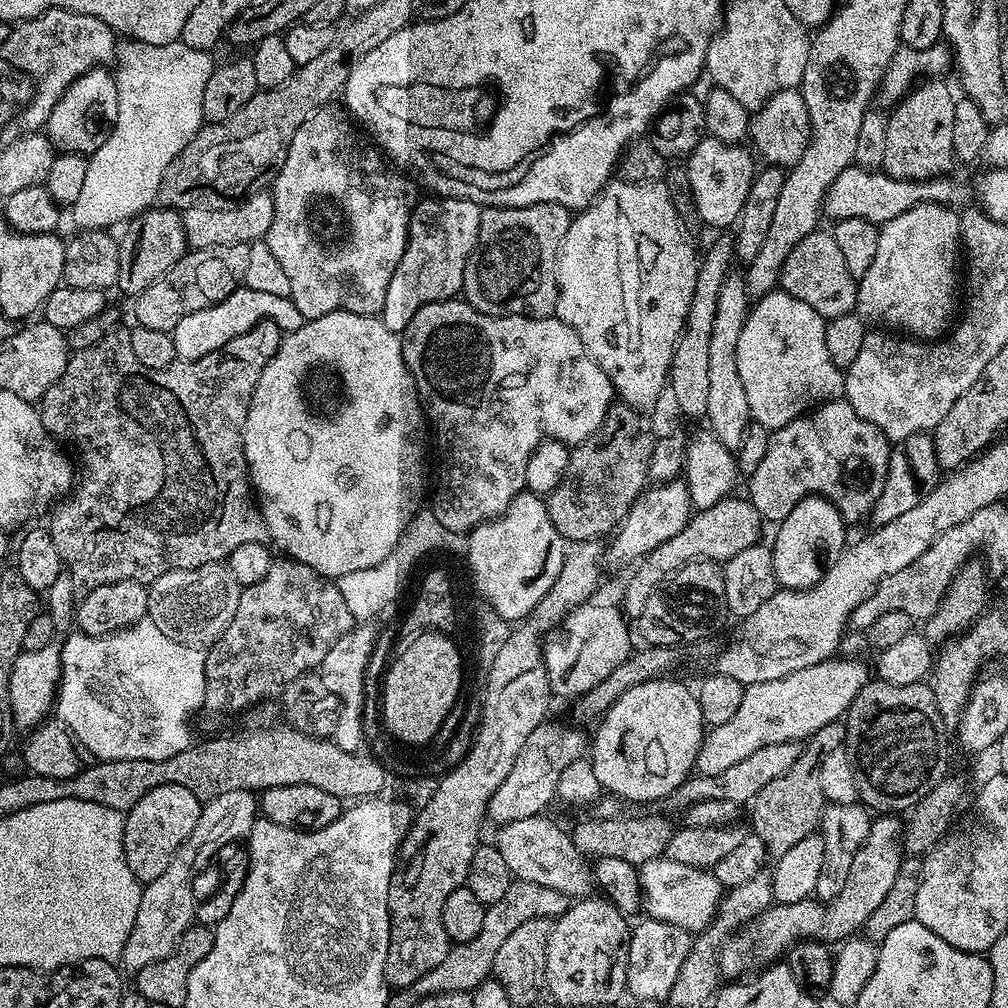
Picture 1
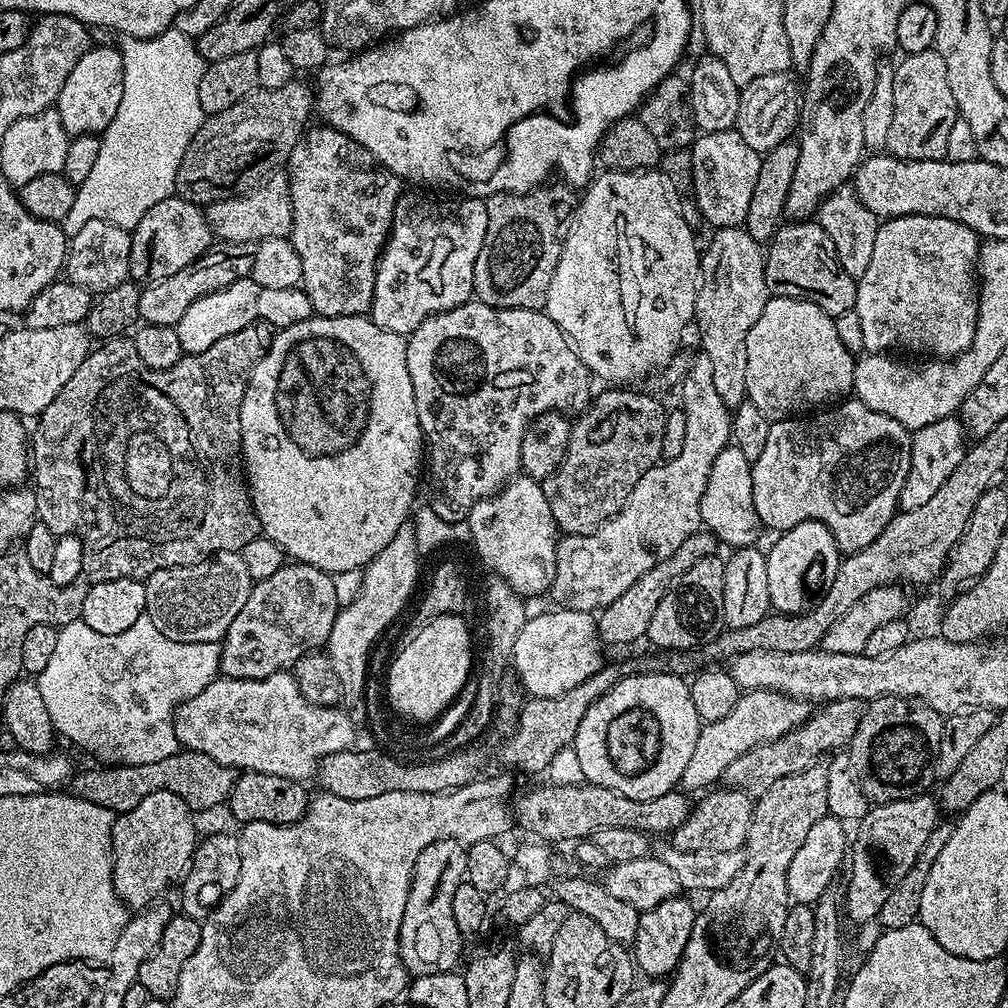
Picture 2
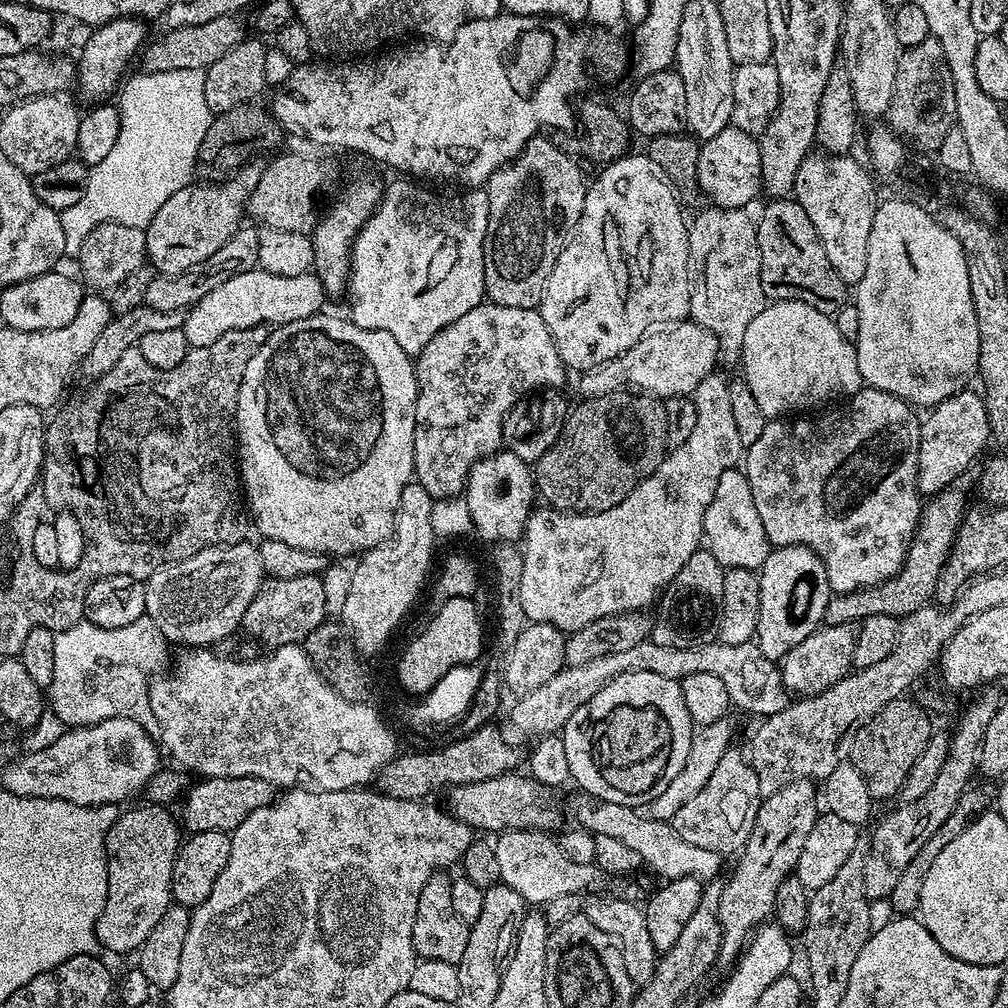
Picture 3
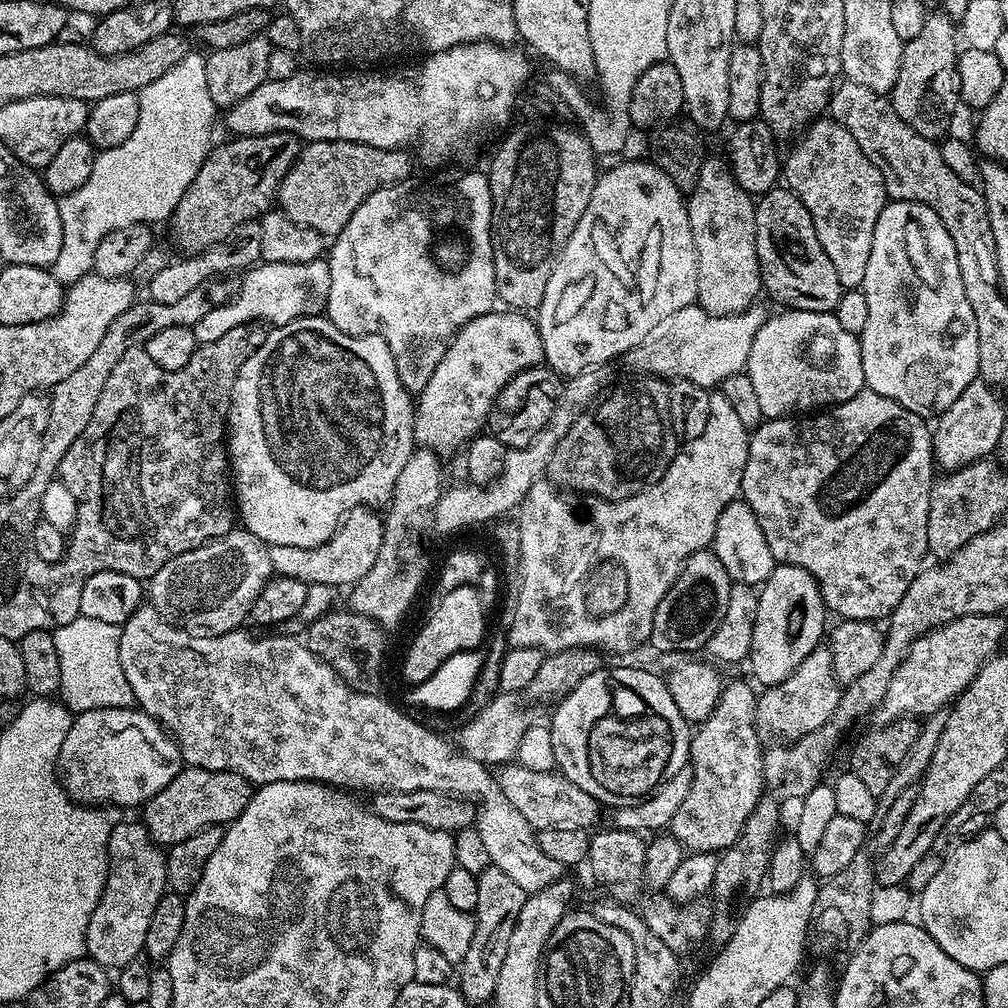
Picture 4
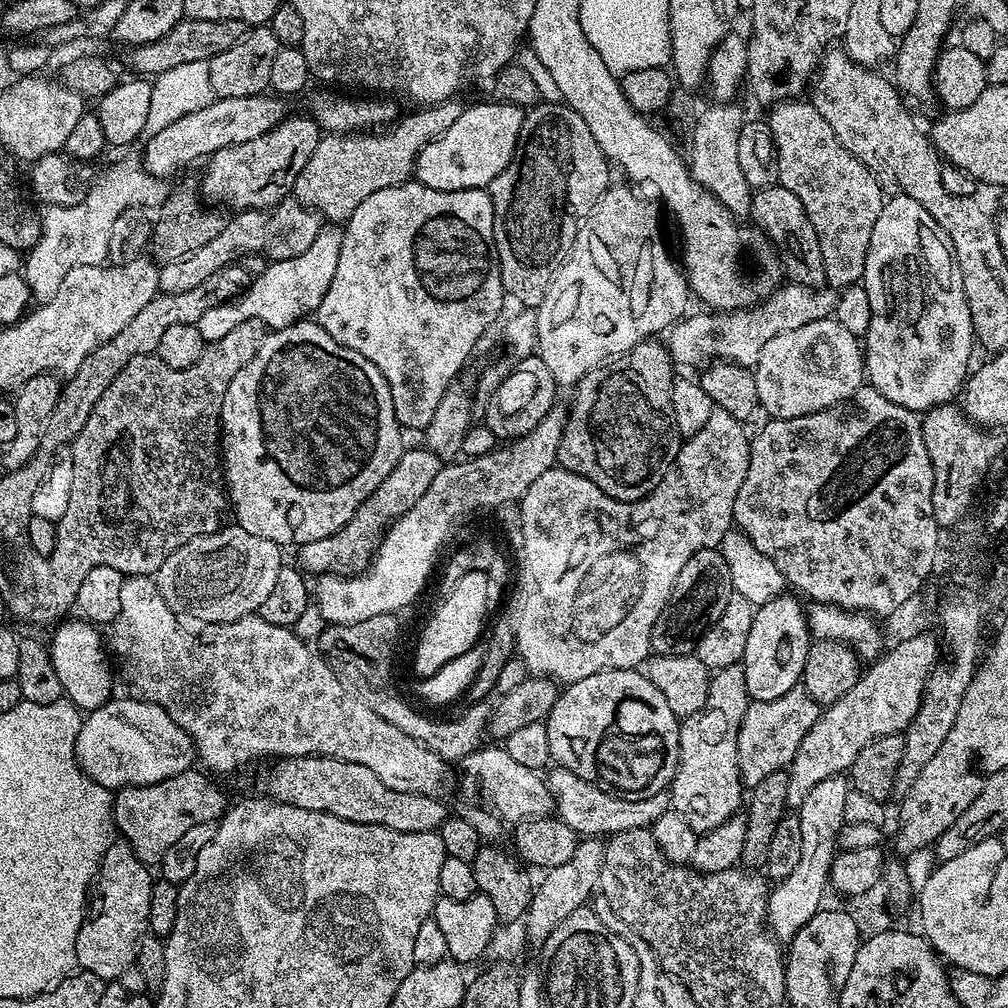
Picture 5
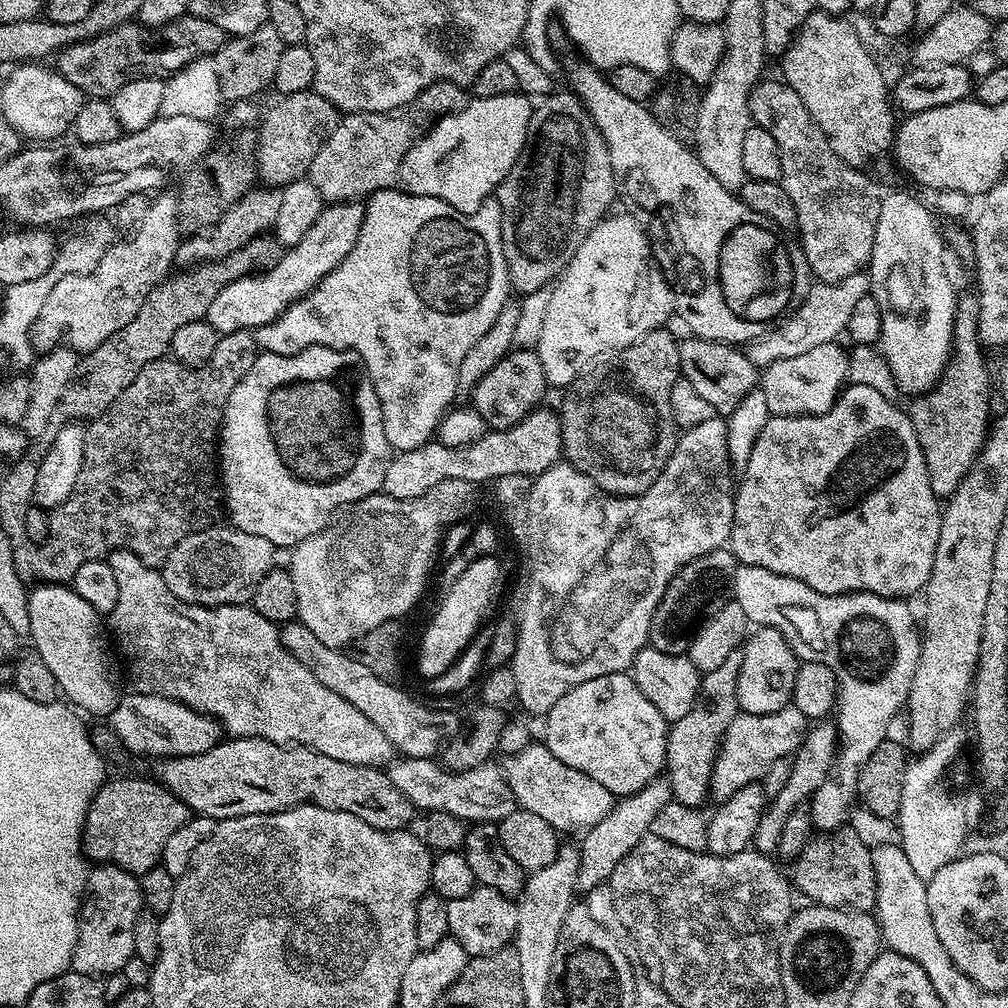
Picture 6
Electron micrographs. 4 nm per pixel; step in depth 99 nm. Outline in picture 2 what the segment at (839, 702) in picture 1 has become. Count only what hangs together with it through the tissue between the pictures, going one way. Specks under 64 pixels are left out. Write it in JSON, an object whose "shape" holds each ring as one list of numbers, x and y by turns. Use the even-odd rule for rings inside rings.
{"shape":[[770,690,745,691,738,702,734,702,734,710,730,710,726,718,718,718,718,722,710,722,701,727,698,743,694,745,694,755,690,757,686,770,682,770,679,787,689,794,700,794,711,789,723,777,726,766,742,758,746,750,754,750,754,746,780,738,790,729,803,724,809,715,810,704,807,700]]}

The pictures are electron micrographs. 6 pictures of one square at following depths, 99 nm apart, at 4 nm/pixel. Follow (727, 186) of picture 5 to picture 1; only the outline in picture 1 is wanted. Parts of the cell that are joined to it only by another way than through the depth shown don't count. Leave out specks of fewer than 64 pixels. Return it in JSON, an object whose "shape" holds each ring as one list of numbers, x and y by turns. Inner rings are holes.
{"shape":[[729,274,718,294,718,310,714,318,714,330,710,336,710,395,706,402,706,420,710,431,728,448,739,449,740,443,748,432,752,411,746,402,746,389,738,374,738,334,748,321,750,297,743,275]]}

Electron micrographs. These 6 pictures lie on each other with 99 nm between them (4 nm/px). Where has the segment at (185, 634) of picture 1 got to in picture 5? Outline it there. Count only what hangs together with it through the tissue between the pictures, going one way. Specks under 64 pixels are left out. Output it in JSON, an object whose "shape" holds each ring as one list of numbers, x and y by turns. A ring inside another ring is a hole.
{"shape":[[222,526,217,532,207,532,201,536,195,536,186,541,182,546,178,546,178,550,174,550,166,558,166,562,162,562,162,566,154,573,154,579,158,590,162,594,162,598,166,602,169,613,176,614,181,612,184,616,193,616,194,619,200,620,201,625,206,624,229,624,243,616,250,616,259,613,262,602,266,602,266,598,270,595,270,590,274,586,274,582,278,580,278,570,282,567,282,560,280,560,280,552,282,552,281,545,270,542,266,538,258,538,258,534,250,534,246,530,242,530,238,526]]}

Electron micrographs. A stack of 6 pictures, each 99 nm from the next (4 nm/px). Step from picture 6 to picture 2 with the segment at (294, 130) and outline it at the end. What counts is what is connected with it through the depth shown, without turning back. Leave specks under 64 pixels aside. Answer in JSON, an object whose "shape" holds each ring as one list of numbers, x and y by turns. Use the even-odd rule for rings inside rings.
{"shape":[[175,194,150,206,150,210,146,210,146,214,138,222,138,226,131,229,131,234,128,274,131,279,144,286,154,280,170,278,170,274,178,274,178,270,190,266,214,244,205,209]]}

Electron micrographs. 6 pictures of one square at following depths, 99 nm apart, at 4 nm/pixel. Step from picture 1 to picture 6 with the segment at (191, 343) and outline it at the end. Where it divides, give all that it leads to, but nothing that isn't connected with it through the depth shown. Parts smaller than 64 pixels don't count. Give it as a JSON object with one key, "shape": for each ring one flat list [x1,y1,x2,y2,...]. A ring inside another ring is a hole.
{"shape":[[349,202,346,204,328,204,319,218,302,234,300,241,285,251,282,262,265,272,254,276,243,276,238,282,230,282,224,290,219,291,218,298,210,302,206,317,208,324,221,334,238,330,255,330,264,324,274,322,295,300,309,292,330,270,334,270,354,250,358,234,364,221,364,204]]}

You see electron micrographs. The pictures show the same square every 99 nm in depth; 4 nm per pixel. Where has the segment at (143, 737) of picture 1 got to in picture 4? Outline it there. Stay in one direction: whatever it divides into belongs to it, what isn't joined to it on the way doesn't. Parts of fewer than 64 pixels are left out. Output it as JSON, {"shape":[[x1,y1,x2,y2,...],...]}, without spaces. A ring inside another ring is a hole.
{"shape":[[79,615,74,622,66,622,66,626,55,629,52,637,54,646,58,646,62,670,58,696,69,712,79,714,99,708,133,707,130,682,126,682,126,674,122,674,122,662,118,658,120,628,117,625]]}

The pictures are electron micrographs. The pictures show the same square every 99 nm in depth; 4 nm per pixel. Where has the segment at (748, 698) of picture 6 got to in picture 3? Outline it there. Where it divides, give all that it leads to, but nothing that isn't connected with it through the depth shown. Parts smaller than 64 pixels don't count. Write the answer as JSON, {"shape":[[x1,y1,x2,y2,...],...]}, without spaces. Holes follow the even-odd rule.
{"shape":[[806,546,773,547,766,562,758,569,758,575,760,605,754,642,768,660,780,662,787,652,798,646,798,642,806,642,806,638,824,624,826,606,834,593,830,578,826,578,822,558]]}

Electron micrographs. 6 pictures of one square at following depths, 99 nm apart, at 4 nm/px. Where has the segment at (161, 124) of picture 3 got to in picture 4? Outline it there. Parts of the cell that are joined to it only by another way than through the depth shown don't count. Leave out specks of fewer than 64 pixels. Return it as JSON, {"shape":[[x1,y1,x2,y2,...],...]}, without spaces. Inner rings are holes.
{"shape":[[196,50,189,51,188,56,178,62,178,66,166,70,162,78,154,78,150,86,143,88,138,94,138,126,134,126,134,134,130,134,122,146,103,149,97,155,94,170,90,178,86,178,86,186,78,186,78,190,59,197,62,250,58,250,58,258,50,265,50,270,60,284,73,284,92,272,94,250,98,250,98,242,102,242,106,234,122,226,152,226,155,220,167,221,178,206,182,194,186,194,190,182,194,182,202,162,213,147,212,123,218,120,216,103,214,98,210,98,210,90,206,87,204,61,205,57,199,56]]}

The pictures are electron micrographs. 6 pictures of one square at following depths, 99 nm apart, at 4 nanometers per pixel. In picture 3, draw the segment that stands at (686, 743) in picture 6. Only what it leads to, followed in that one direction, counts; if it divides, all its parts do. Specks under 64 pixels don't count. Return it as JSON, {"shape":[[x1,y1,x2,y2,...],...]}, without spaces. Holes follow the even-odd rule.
{"shape":[[730,750,722,754,714,774,710,774,710,782,706,782,706,786,702,786,702,790,698,790,698,794,694,794,694,798,690,798,690,802,686,802,686,806,682,806,682,810,678,810,678,814,674,814,670,822,678,838,690,842,690,846,714,850,714,854,718,854,721,858,728,858,731,852,739,854,744,851,746,842,750,838,750,830,754,830,754,822,758,818,762,799,758,786,758,774,754,774,754,770,749,766,747,755,743,751,736,751]]}

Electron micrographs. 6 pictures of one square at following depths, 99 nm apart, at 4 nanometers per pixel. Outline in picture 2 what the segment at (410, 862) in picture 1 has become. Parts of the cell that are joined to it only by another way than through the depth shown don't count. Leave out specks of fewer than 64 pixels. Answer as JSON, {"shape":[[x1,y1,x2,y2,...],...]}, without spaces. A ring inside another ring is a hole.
{"shape":[[439,840,418,854,400,927,400,957,409,977,450,972,457,967,466,940,454,922,454,890,465,880,466,848,459,840]]}

